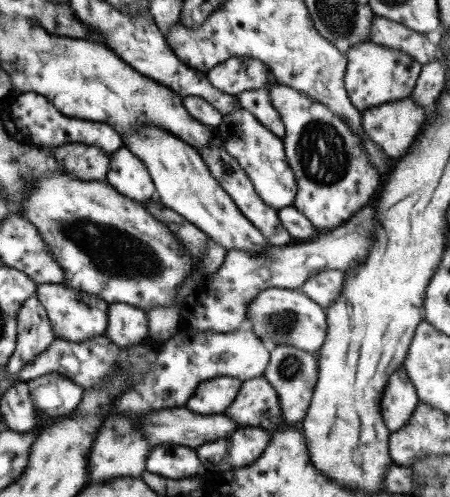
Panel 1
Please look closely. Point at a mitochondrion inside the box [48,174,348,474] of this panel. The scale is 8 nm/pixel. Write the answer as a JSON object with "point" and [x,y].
{"point":[122,258]}

